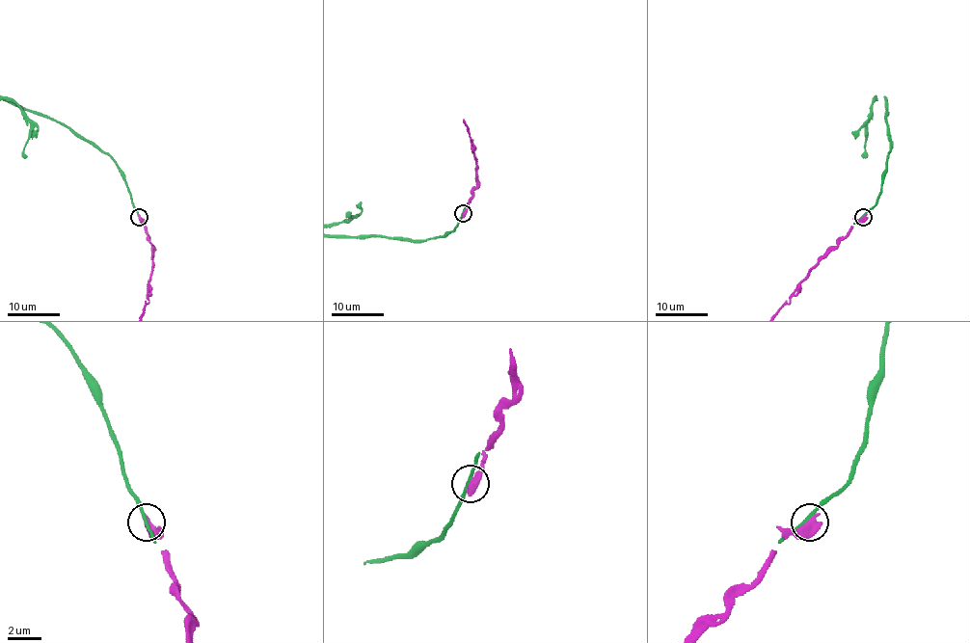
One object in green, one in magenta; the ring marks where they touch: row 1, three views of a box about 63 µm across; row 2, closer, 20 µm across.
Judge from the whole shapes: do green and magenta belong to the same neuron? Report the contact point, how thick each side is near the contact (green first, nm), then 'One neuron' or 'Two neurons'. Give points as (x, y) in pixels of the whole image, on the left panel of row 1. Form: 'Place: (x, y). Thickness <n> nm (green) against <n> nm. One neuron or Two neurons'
Place: (139, 217). Thickness 190 nm (green) against 600 nm. Two neurons

